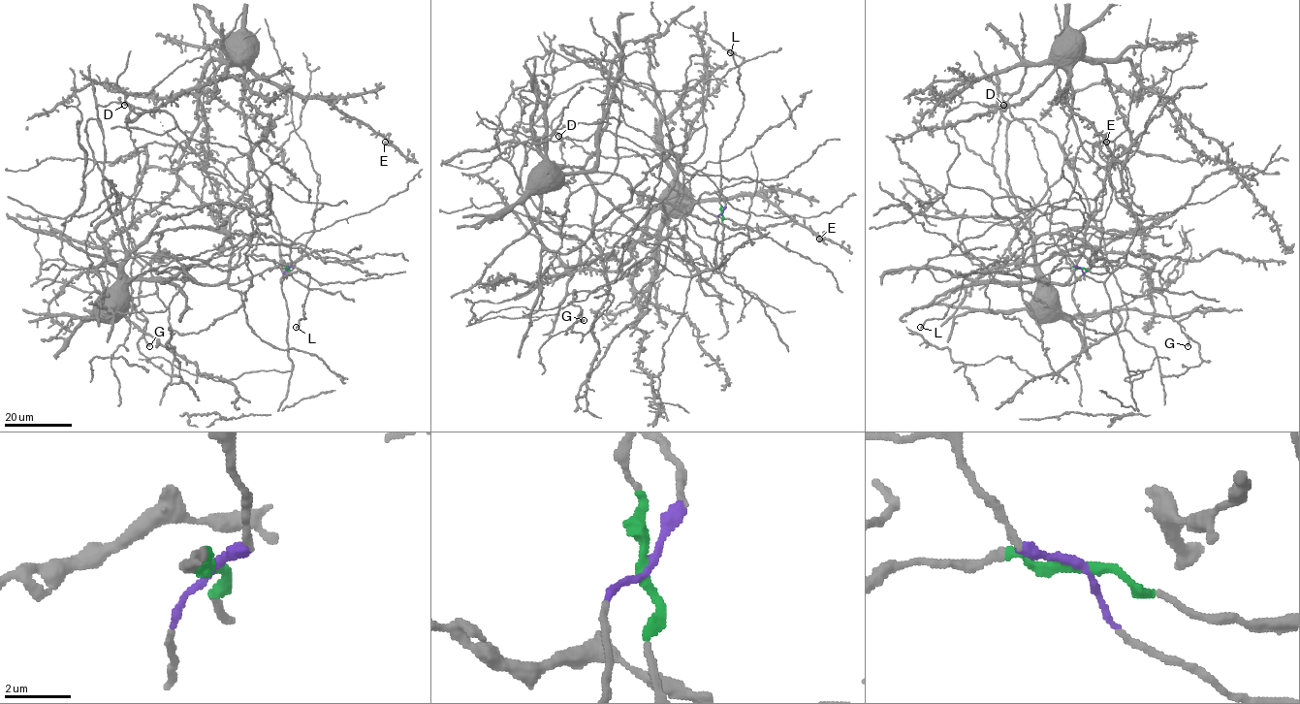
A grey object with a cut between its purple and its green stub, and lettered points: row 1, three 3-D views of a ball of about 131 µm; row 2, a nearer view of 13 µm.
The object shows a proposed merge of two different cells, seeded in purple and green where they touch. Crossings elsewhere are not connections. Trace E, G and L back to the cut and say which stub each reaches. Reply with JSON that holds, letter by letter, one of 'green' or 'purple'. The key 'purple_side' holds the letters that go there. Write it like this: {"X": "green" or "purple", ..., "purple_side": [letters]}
{"E": "purple", "G": "green", "L": "green", "purple_side": ["E"]}

